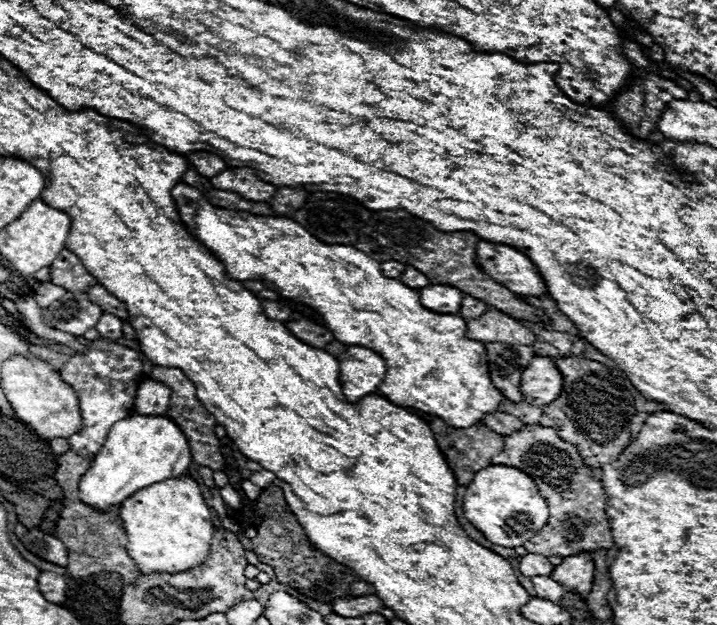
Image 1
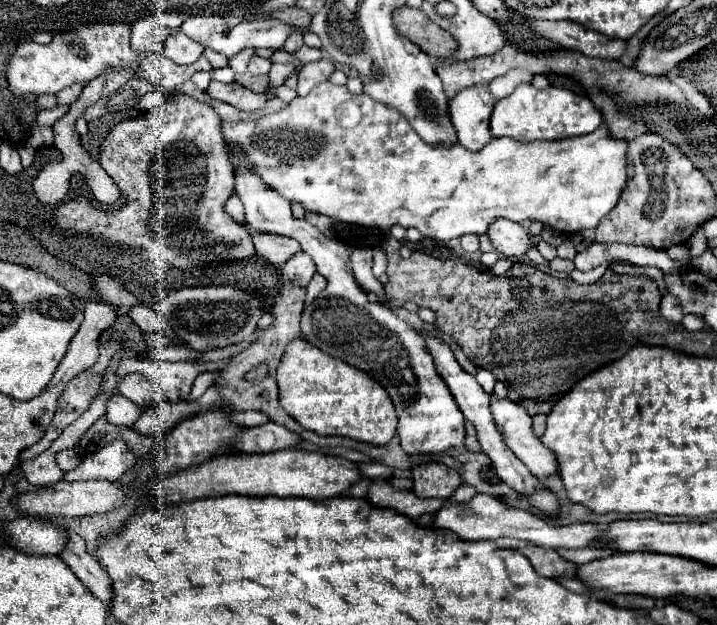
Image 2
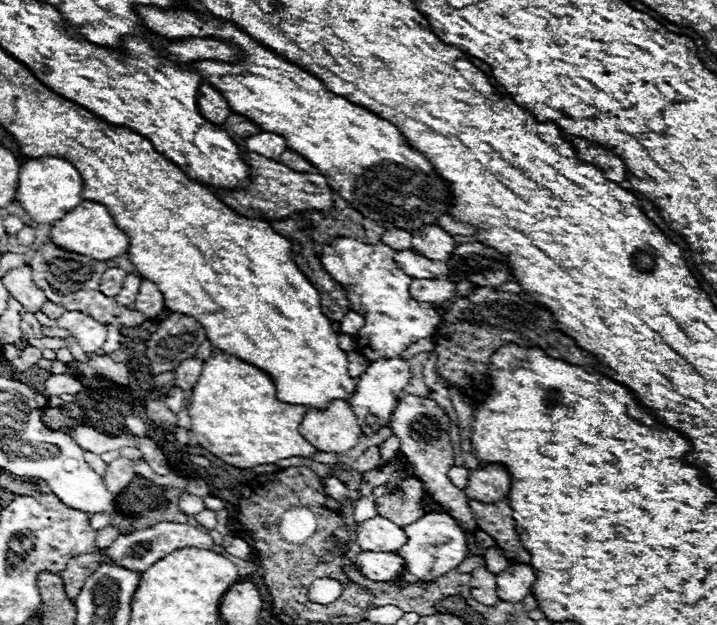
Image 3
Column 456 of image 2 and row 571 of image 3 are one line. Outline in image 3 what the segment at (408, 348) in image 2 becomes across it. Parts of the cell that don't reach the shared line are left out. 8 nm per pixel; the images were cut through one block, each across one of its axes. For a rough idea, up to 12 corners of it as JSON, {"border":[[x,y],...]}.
{"border":[[447,513],[404,526],[402,584],[434,582],[466,556],[466,536]]}

